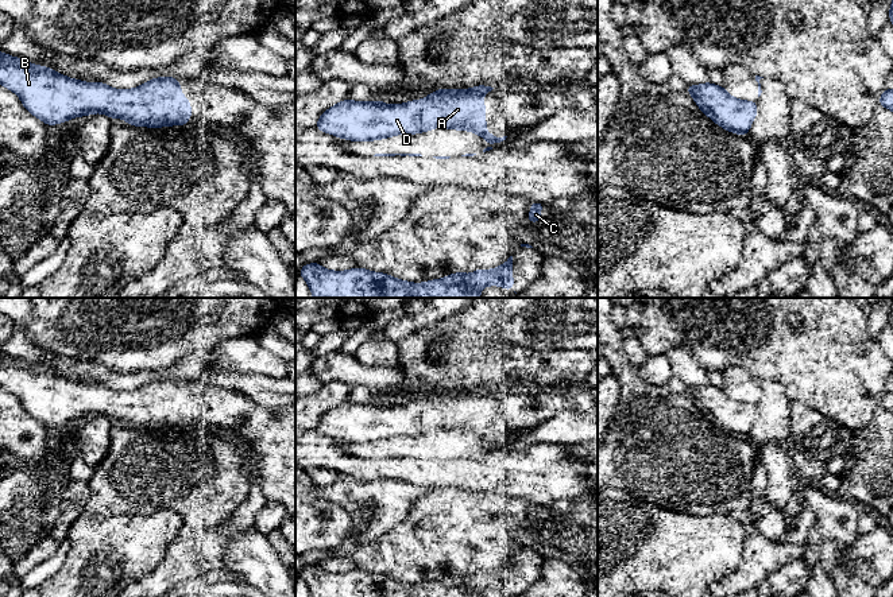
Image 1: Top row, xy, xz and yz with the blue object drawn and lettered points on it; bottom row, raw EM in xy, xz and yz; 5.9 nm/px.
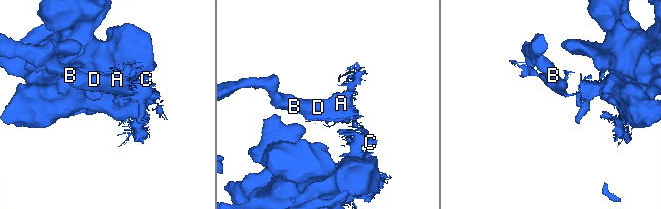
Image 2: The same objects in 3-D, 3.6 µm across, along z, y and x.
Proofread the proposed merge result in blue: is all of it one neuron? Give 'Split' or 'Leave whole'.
Split

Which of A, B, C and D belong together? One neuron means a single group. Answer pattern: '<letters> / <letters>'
A C / B D

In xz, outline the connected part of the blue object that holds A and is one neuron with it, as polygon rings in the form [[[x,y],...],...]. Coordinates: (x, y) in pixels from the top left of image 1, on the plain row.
[[[487,387],[473,388],[472,391],[438,391],[428,396],[436,415],[441,420],[438,429],[444,431],[471,433],[491,447],[506,442],[507,438],[492,438],[486,433],[487,420],[484,415],[488,410],[483,407],[483,398],[494,389]]]

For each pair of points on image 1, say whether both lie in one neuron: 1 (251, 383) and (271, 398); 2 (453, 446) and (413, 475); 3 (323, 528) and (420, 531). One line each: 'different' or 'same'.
1: same
2: different
3: different

